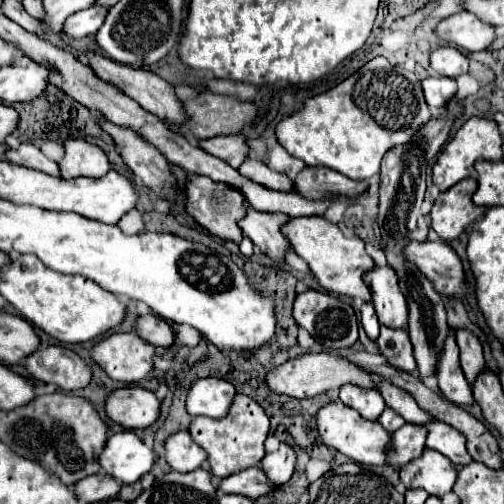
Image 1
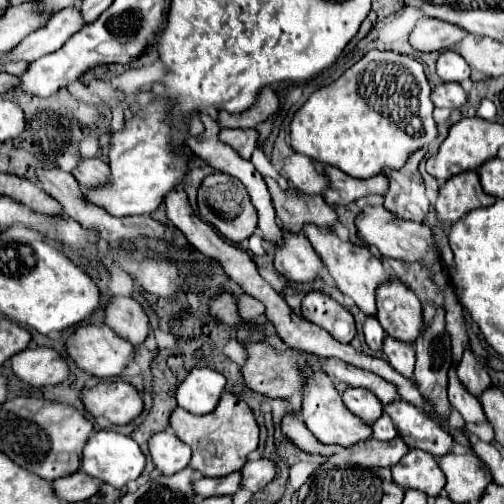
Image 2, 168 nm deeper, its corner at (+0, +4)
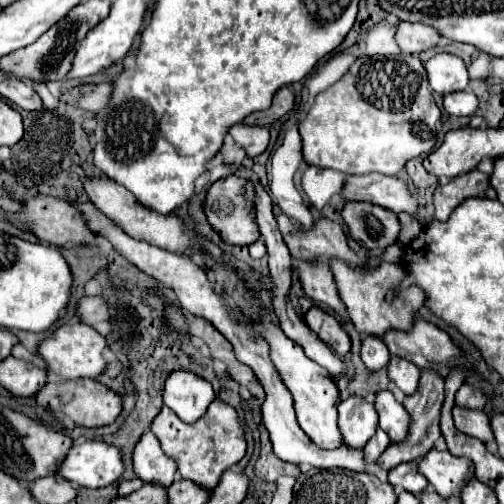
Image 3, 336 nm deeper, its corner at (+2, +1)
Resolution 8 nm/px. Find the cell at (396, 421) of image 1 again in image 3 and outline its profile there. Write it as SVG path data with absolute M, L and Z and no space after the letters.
M378 428L376 434L374 434L374 436L368 440L368 444L364 446L364 454L368 456L368 460L376 462L376 460L382 456L382 452L384 452L390 444L392 444L390 436L388 436L382 428Z

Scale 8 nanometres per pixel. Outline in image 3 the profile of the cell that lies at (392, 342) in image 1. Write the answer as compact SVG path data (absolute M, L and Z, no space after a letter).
M392 356L388 362L388 378L404 392L410 394L416 390L418 386L418 378L420 378L420 368L416 368L416 364L412 364L406 358L400 356Z

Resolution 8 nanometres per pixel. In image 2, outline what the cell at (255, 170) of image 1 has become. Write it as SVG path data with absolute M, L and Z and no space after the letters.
M266 179L266 183L282 229L286 229L288 233L302 233L302 227L306 223L312 223L324 231L334 231L334 225L338 223L338 215L324 201L324 197L306 195L300 191L294 191L294 195L288 195L278 187L276 181Z

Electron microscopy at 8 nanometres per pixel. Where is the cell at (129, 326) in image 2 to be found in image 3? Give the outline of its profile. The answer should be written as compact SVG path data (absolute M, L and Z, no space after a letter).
M84 296L80 302L78 302L78 314L80 314L80 320L92 328L96 328L102 336L110 336L112 330L114 330L114 324L110 320L110 314L108 314L108 304L102 296Z

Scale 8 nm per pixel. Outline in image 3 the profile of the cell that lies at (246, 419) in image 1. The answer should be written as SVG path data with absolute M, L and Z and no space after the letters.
M214 400L208 412L194 424L182 422L168 406L164 406L162 412L154 418L150 430L160 440L162 450L168 456L176 458L178 472L182 474L182 478L188 478L204 488L216 488L224 470L238 464L248 448L244 428L238 420L236 410L222 400Z

